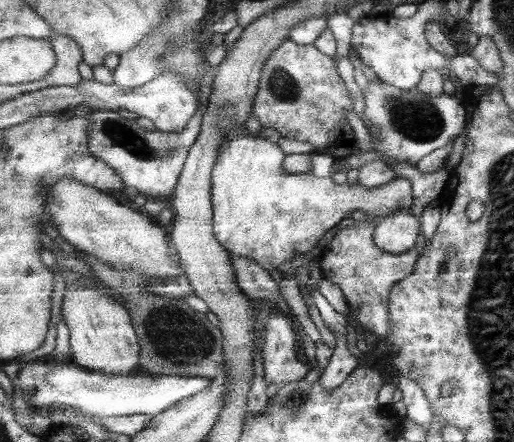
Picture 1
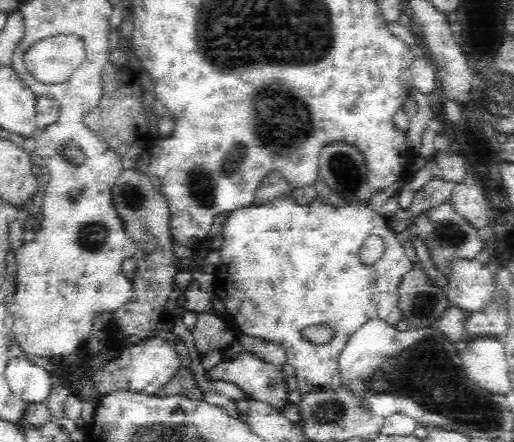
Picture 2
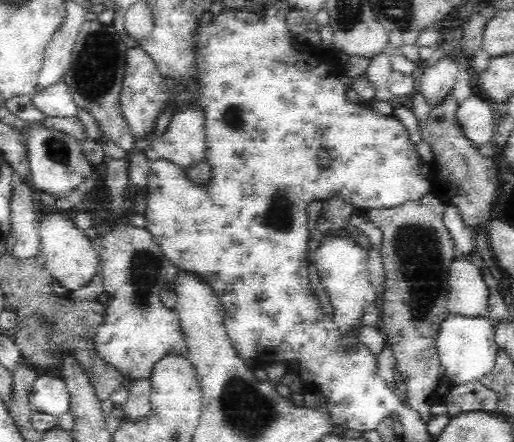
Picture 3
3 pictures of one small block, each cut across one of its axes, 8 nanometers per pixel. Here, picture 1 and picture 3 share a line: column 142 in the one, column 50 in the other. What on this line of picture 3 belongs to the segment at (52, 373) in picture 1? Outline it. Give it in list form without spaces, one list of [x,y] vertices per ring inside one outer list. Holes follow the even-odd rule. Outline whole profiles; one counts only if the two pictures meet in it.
[[[40,376],[34,382],[30,404],[34,412],[40,414],[52,414],[56,418],[62,418],[70,410],[70,396],[60,378],[54,376]]]

